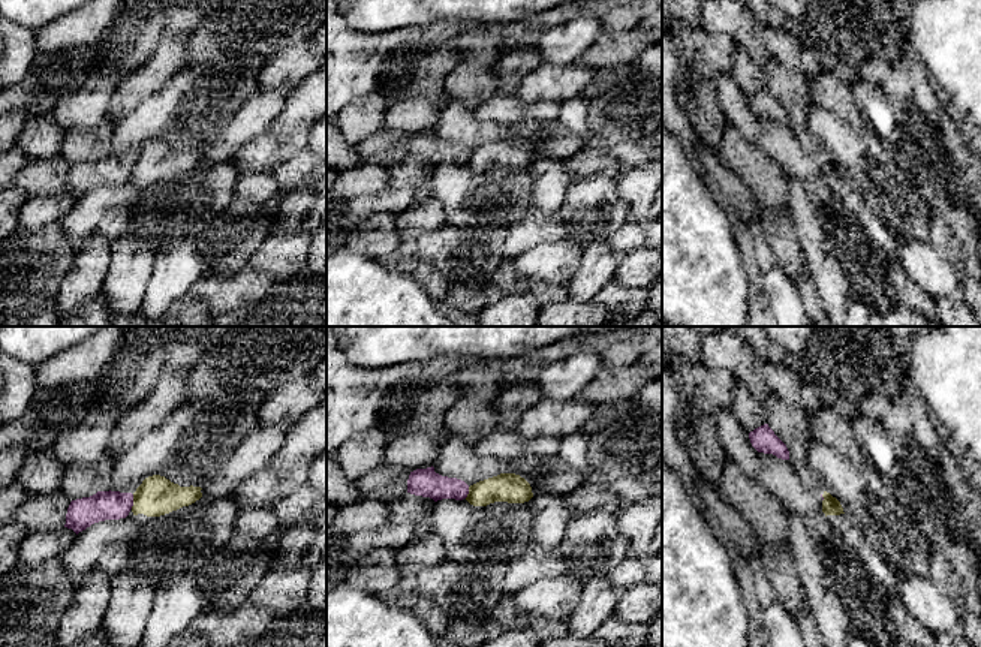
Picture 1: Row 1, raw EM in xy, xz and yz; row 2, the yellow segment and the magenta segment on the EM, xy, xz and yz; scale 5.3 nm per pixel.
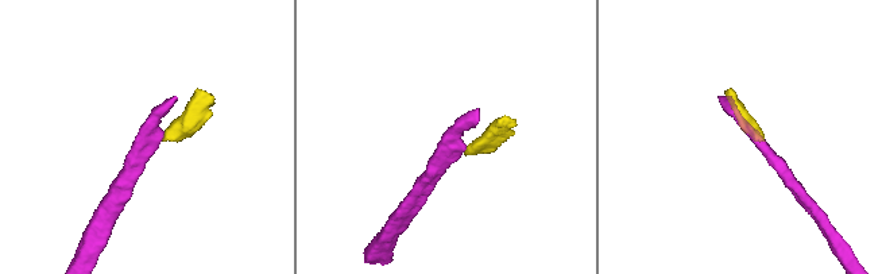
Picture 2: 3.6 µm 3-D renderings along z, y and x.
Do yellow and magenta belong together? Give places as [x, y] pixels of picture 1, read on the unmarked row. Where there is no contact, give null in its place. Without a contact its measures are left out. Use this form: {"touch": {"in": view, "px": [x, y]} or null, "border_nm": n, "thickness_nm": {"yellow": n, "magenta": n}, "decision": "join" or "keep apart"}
{"touch": {"in": "xy", "px": [134, 166]}, "border_nm": 80, "thickness_nm": {"yellow": 220, "magenta": 160}, "decision": "keep apart"}

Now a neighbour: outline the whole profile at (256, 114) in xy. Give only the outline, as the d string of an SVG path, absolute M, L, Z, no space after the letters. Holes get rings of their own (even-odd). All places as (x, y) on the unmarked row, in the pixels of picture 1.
M283 85L268 91L256 91L250 96L229 120L214 144L202 151L202 162L222 163L235 159L246 144L271 129L291 91L291 87Z

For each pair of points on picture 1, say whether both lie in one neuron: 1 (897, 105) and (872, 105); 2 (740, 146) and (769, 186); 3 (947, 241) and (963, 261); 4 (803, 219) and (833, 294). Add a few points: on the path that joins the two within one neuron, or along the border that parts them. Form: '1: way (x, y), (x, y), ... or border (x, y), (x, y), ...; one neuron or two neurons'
1: way (891, 105), (878, 105); one neuron
2: way (743, 156), (763, 175); one neuron
3: way (948, 246), (959, 256); one neuron
4: way (811, 237), (828, 276); one neuron

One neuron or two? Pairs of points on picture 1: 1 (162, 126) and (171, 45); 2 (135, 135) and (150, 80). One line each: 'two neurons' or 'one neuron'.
1: two neurons
2: two neurons

